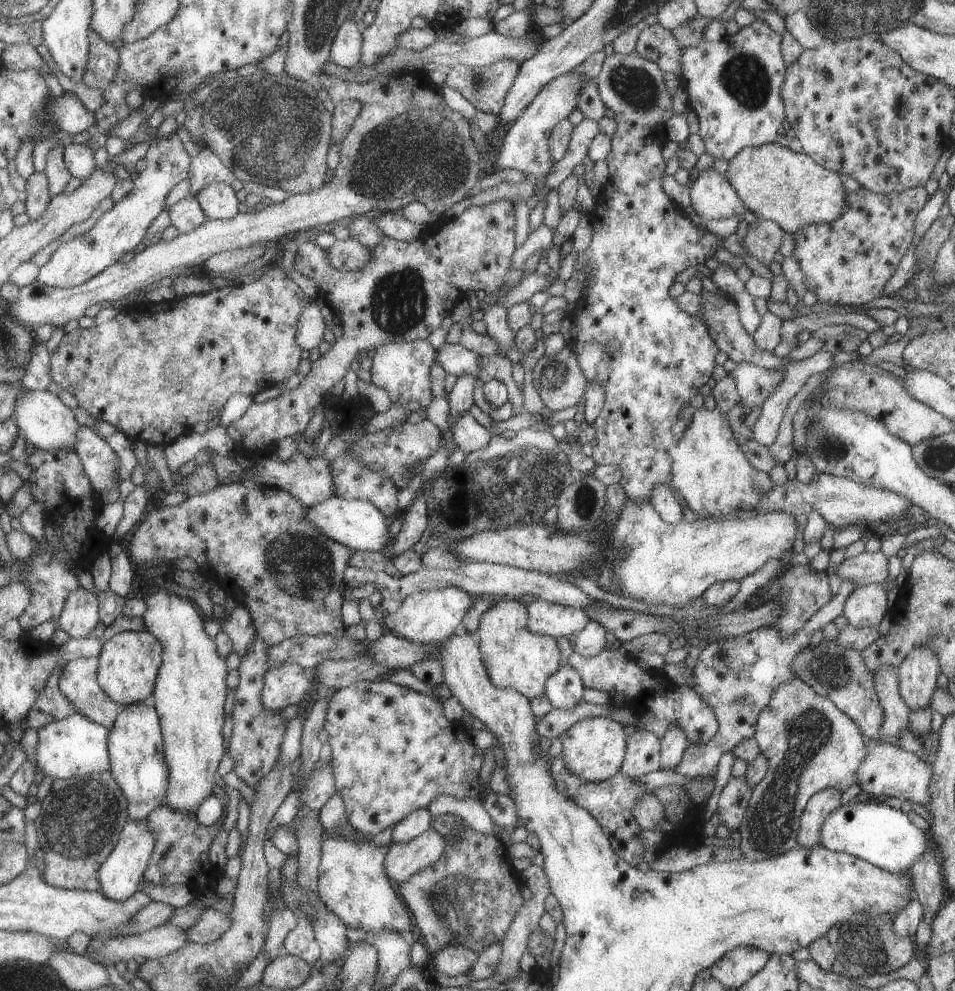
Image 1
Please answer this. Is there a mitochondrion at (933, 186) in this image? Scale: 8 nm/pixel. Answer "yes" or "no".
no

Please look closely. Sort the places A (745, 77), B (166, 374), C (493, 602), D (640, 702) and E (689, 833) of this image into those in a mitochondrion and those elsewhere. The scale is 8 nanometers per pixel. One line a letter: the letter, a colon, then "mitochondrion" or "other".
A: mitochondrion
B: mitochondrion
C: other
D: other
E: other

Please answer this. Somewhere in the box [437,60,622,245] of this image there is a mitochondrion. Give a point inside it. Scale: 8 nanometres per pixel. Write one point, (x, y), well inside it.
(480, 83)

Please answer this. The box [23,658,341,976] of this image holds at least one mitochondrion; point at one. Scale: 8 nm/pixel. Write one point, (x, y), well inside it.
(82, 821)

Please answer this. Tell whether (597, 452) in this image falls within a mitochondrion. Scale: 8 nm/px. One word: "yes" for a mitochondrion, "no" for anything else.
no

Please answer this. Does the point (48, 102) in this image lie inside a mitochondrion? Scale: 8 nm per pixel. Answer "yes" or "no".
no

